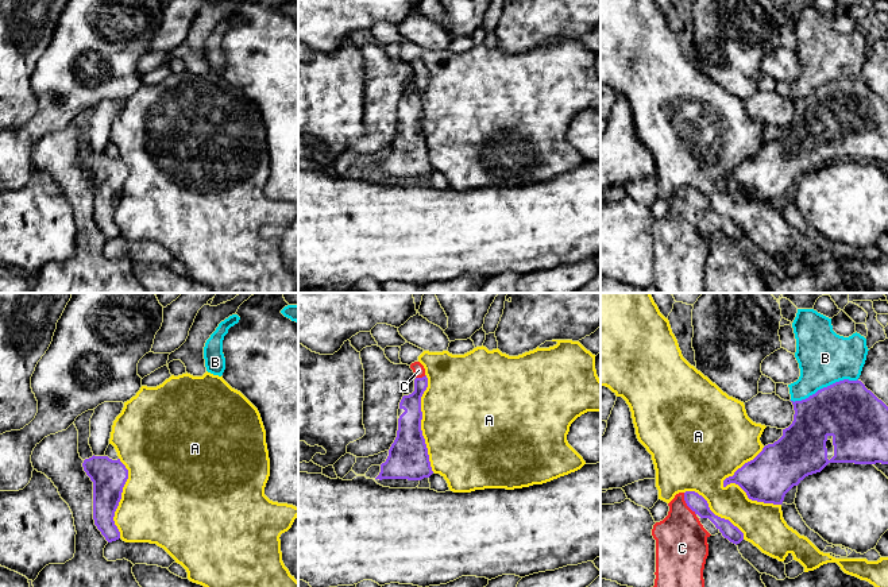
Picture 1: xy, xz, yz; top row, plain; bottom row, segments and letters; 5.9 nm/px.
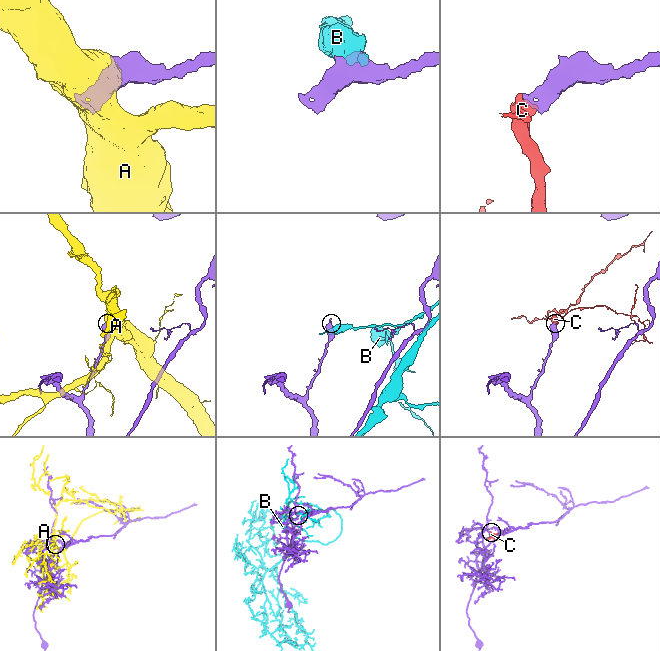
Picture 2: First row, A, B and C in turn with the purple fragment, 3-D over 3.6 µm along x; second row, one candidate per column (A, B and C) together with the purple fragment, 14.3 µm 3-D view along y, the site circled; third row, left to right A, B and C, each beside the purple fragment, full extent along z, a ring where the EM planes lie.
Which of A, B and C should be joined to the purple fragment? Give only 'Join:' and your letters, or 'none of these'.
Join: C

